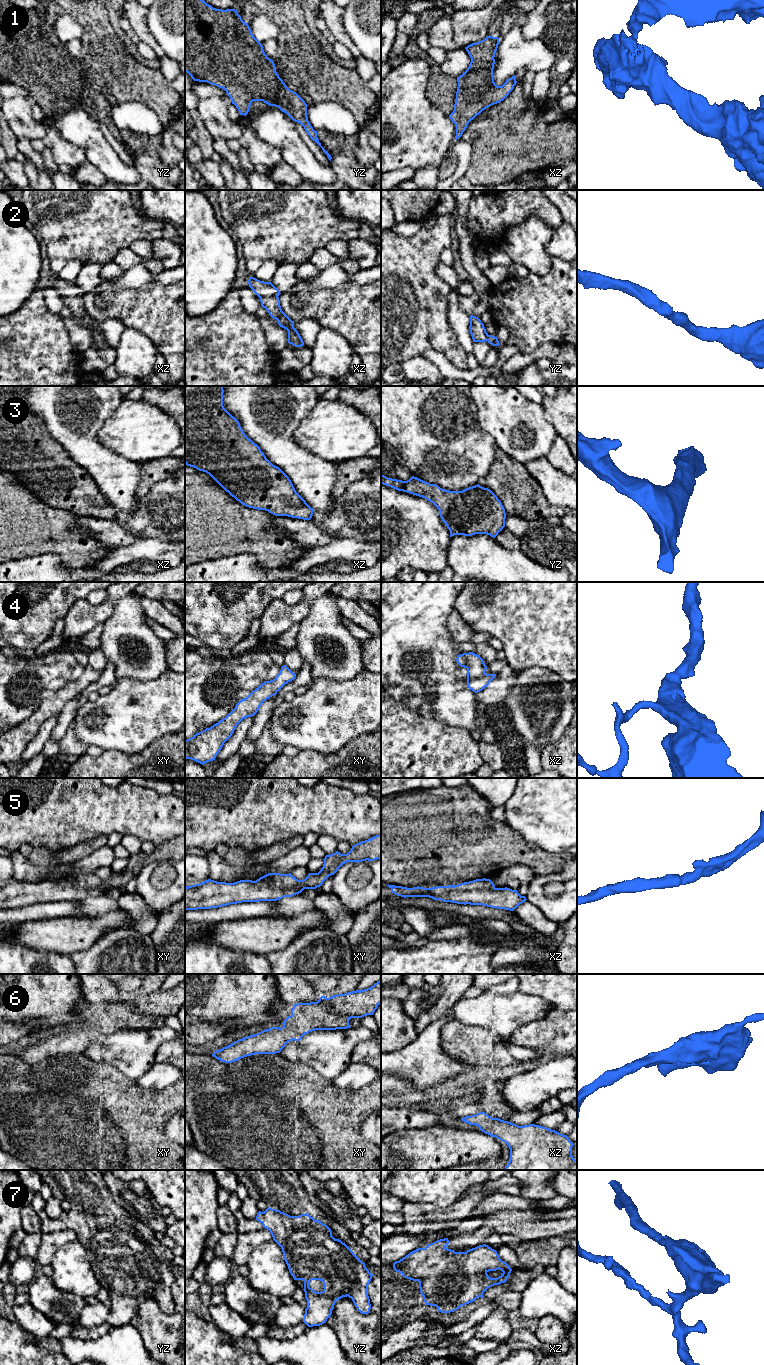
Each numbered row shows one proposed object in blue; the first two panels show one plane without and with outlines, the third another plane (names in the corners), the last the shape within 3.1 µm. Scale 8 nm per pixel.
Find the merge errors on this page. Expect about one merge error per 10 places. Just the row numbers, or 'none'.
none

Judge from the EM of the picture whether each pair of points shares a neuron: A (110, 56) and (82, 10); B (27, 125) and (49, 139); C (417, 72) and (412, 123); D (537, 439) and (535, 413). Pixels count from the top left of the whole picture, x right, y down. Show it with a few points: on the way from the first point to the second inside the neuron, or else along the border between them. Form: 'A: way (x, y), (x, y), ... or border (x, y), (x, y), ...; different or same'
A: way (100, 45), (97, 26), (93, 21); same
B: border (46, 128), (43, 138); different
C: way (412, 85), (412, 110); same
D: way (536, 433), (535, 419); same

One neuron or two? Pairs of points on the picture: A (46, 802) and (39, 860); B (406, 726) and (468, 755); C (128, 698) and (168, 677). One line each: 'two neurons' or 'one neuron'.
A: two neurons
B: one neuron
C: one neuron

